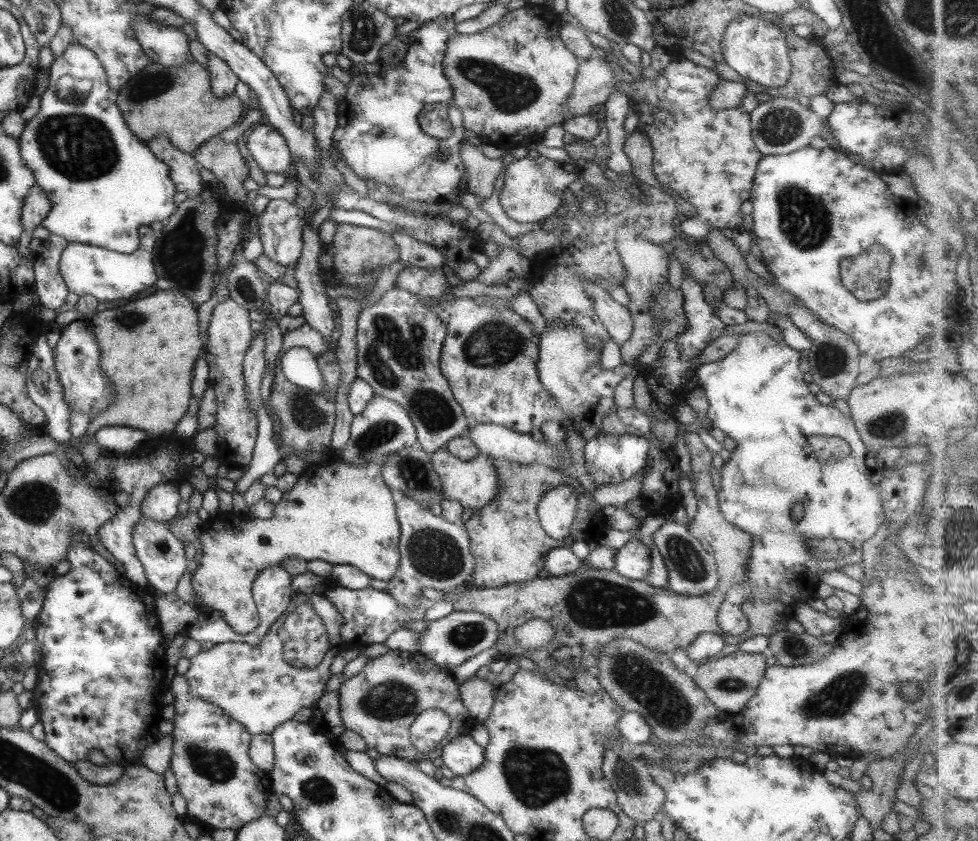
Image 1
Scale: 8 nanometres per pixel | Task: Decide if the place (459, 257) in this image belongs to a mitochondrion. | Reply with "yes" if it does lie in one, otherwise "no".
no

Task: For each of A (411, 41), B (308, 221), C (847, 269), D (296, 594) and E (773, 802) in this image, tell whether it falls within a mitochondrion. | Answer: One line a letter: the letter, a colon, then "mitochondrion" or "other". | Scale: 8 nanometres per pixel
A: other
B: other
C: mitochondrion
D: other
E: other

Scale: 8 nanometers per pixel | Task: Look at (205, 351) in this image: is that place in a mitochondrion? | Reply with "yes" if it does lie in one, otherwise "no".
no

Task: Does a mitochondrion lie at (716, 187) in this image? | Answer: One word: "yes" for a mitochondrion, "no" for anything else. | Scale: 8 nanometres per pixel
no

